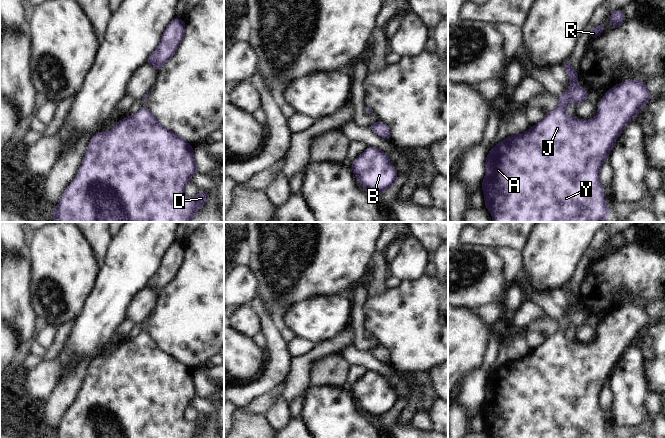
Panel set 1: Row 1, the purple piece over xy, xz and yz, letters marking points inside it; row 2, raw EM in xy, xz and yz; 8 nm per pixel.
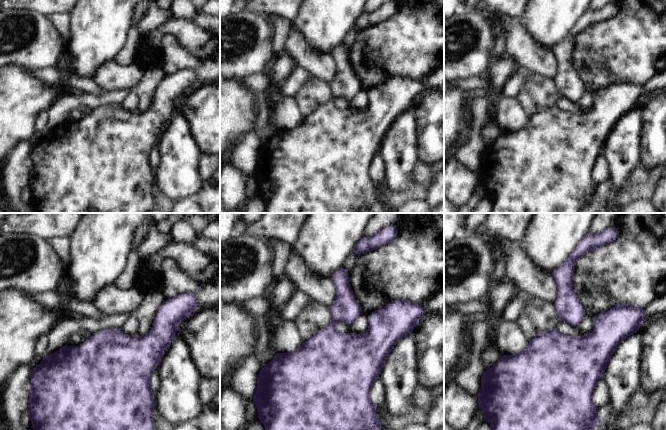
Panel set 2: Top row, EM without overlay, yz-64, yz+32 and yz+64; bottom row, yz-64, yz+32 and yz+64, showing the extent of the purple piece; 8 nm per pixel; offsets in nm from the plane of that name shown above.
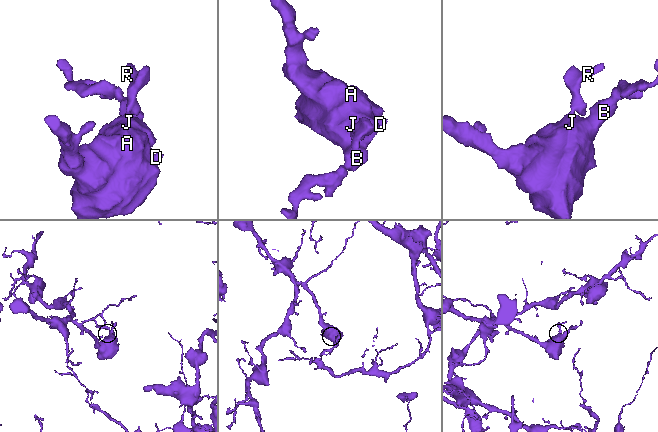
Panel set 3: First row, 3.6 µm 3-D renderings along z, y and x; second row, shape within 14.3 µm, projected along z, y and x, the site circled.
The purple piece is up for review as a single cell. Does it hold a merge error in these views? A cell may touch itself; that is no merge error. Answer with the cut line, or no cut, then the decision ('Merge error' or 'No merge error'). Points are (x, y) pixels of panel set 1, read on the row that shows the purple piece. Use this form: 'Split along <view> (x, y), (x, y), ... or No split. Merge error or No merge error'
No split. No merge error.

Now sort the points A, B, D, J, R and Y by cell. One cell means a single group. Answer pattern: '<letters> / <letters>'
A B D J R Y

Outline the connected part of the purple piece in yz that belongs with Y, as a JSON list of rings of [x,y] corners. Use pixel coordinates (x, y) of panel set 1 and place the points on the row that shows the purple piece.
[[[569,61],[563,64],[572,85],[558,97],[559,106],[548,113],[536,126],[522,134],[505,138],[494,146],[485,162],[485,179],[481,187],[485,207],[491,212],[493,222],[603,222],[610,218],[609,205],[605,201],[599,174],[607,156],[611,153],[616,139],[627,124],[635,120],[641,108],[652,98],[647,84],[640,80],[629,80],[609,89],[599,102],[598,113],[591,120],[568,116],[566,106],[575,103],[577,107],[587,100],[588,91],[577,83],[577,74]]]

